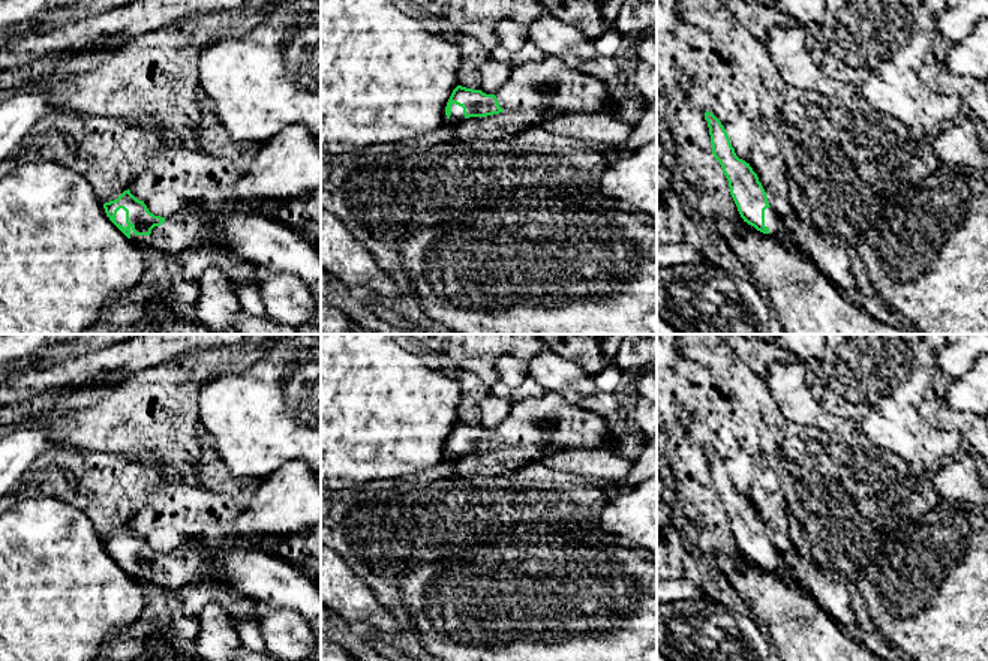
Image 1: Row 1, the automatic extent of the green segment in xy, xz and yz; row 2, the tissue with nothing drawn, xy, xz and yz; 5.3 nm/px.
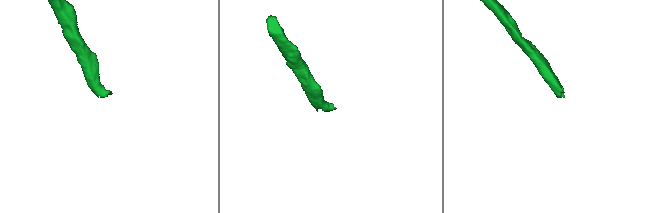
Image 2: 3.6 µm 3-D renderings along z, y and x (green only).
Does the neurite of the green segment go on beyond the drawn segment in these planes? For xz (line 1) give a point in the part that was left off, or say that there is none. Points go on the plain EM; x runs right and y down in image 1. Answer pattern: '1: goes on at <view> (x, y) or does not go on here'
1: goes on at xz (549, 420)

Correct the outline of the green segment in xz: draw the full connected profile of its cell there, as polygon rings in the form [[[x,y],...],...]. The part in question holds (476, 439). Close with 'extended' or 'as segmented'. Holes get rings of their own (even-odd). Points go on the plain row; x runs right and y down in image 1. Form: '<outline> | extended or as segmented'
[[[546,391],[541,397],[513,399],[508,415],[495,430],[457,421],[447,438],[445,451],[459,460],[469,453],[502,447],[612,448],[616,427],[609,418]]] | extended

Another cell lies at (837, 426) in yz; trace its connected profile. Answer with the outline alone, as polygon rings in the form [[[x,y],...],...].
[[[801,360],[772,363],[765,381],[777,408],[793,424],[819,429],[826,436],[847,438],[856,432],[852,420],[828,414],[813,397],[811,375]]]

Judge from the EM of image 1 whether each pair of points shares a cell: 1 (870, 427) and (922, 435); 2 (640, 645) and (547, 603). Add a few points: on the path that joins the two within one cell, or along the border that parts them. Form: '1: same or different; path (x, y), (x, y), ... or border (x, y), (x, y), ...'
1: same; path (883, 427), (900, 427), (909, 433)
2: same; path (618, 645), (589, 645), (570, 625)

